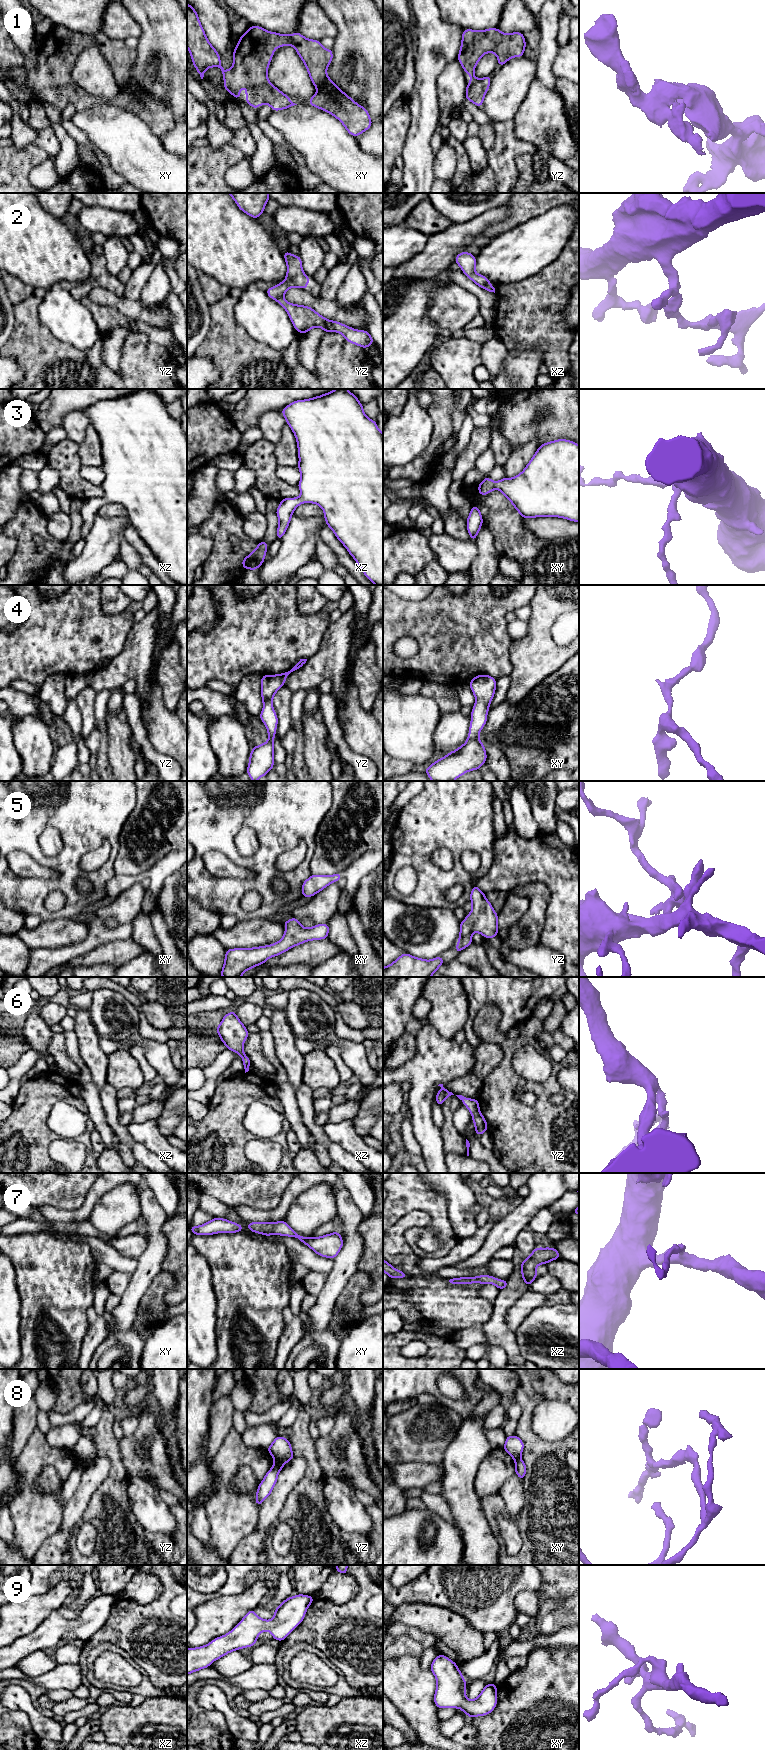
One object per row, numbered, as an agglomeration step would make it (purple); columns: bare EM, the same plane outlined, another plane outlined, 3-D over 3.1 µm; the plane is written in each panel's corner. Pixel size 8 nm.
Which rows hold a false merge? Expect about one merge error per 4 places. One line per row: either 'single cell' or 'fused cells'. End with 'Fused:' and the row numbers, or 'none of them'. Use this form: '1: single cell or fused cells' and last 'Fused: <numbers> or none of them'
1: single cell
2: fused cells
3: single cell
4: single cell
5: single cell
6: single cell
7: single cell
8: fused cells
9: single cell
Fused: 2, 8

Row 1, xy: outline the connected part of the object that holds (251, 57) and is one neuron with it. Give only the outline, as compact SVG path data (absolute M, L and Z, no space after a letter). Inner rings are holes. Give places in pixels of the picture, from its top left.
M187 3L187 48L201 79L208 68L219 67L225 90L240 100L240 88L246 87L246 103L255 110L265 103L273 111L297 105L272 85L267 76L275 49L287 45L295 48L307 68L312 84L317 88L308 103L333 115L354 137L368 130L372 120L366 108L341 91L326 74L333 52L325 49L319 40L305 38L299 32L285 35L267 31L260 26L250 26L233 50L232 68L225 71L218 52L208 41L197 12Z

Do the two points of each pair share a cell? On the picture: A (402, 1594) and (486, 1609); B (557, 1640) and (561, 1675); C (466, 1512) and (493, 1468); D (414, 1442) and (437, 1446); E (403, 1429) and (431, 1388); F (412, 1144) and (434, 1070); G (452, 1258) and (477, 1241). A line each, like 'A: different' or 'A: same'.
A: same
B: different
C: different
D: same
E: different
F: different
G: same

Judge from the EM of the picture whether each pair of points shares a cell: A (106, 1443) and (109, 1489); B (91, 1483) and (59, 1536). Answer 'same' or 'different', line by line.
A: same
B: same

